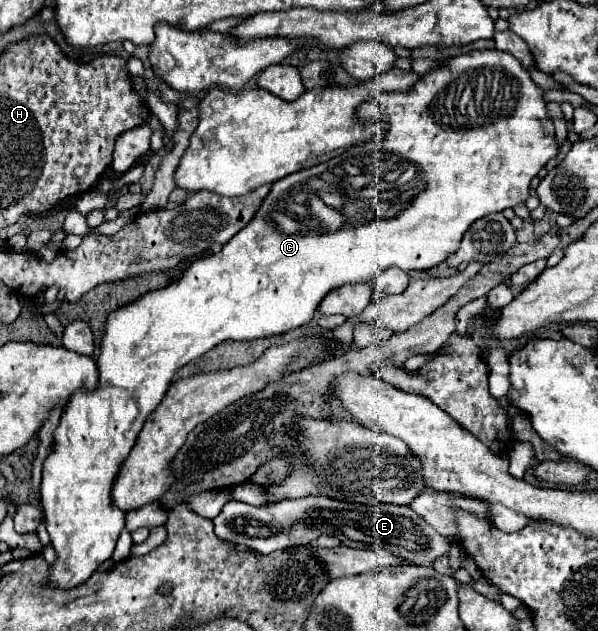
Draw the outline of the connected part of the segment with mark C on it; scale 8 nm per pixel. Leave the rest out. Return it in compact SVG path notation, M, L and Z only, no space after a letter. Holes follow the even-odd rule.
M492 49L492 51L472 51L472 53L466 53L466 55L458 55L458 57L454 57L454 59L448 59L448 61L444 61L444 67L440 67L440 69L436 69L436 71L432 71L432 73L428 73L428 75L424 75L424 77L422 77L422 79L420 79L420 81L418 81L418 85L416 85L416 87L414 87L414 89L410 89L410 91L406 91L406 93L402 93L402 97L404 97L404 101L402 101L402 103L400 103L400 105L398 105L398 107L394 107L394 109L392 109L392 121L390 121L390 125L388 125L388 131L386 131L386 133L384 133L384 137L382 137L382 135L376 135L376 137L374 137L374 139L372 139L372 141L366 141L366 143L362 143L362 145L356 145L356 147L350 147L350 149L348 149L348 151L344 151L344 153L340 153L340 155L338 155L338 157L332 157L332 159L328 159L328 161L324 161L324 163L320 163L320 165L322 165L322 173L320 173L320 175L318 175L318 165L316 165L316 167L312 167L312 169L304 169L304 171L298 171L298 173L292 173L292 175L288 175L288 177L284 177L284 179L280 179L280 181L276 181L276 183L274 183L274 185L272 185L272 189L270 189L270 193L268 193L268 195L266 195L266 199L264 199L264 201L262 201L262 205L260 205L260 209L258 209L258 211L256 211L256 215L254 215L254 217L252 217L252 221L250 221L250 223L248 223L248 225L246 225L246 227L244 227L244 229L242 229L242 231L240 231L240 233L236 233L236 235L234 235L234 237L232 237L232 239L230 239L230 241L228 241L228 243L226 243L226 245L224 245L224 247L222 247L222 249L220 249L220 251L218 251L218 253L216 253L216 255L210 255L210 257L204 257L204 259L196 259L196 261L194 261L194 263L192 263L192 265L190 265L190 267L188 267L188 269L186 269L186 273L184 273L184 275L182 275L182 279L180 279L180 281L176 281L176 283L170 283L170 285L168 285L168 287L164 287L164 289L158 289L158 291L150 291L150 293L146 293L146 295L142 295L142 297L140 297L140 299L138 299L138 301L134 301L134 303L130 303L130 305L124 305L124 307L122 307L122 309L116 309L116 311L114 311L114 313L112 313L112 315L110 315L110 317L108 317L108 323L106 323L106 333L104 333L104 339L102 339L102 345L100 345L100 355L98 355L98 357L96 357L96 363L98 363L98 371L100 371L100 381L98 381L98 389L94 389L94 393L84 393L84 389L82 389L82 393L74 393L74 397L72 397L72 399L70 399L70 405L68 405L68 407L66 407L66 411L64 411L64 415L62 415L62 419L60 419L60 425L58 425L58 429L56 429L56 431L54 431L54 439L56 439L56 447L54 447L54 451L52 451L52 453L50 453L50 455L48 455L48 459L46 459L46 461L44 461L44 469L42 469L42 485L40 485L40 493L42 493L42 497L40 497L40 503L42 503L42 509L44 509L44 517L46 517L46 529L48 529L48 533L50 533L50 539L52 539L52 545L54 545L54 549L56 549L56 553L58 553L58 561L56 561L56 563L54 563L54 565L52 565L52 571L50 571L50 585L58 585L58 587L62 587L62 589L68 589L68 587L74 587L74 585L80 585L80 583L82 583L82 581L84 581L84 579L88 579L88 577L90 577L90 575L92 575L92 573L94 573L94 571L96 571L96 567L98 567L98 565L100 565L100 563L102 563L102 561L106 561L106 559L110 559L110 557L112 557L112 551L114 551L114 547L116 547L116 541L118 541L118 535L120 535L120 531L122 531L122 529L124 529L124 511L120 511L120 509L118 509L118 507L114 507L114 505L112 505L112 499L110 499L110 489L112 489L112 483L114 483L114 477L116 477L116 473L118 473L118 469L120 469L120 465L122 465L122 461L124 461L124 459L126 459L126 457L128 457L128 453L130 453L130 449L132 449L132 447L134 447L134 441L136 441L136 437L138 437L138 433L140 433L140 429L142 429L142 425L144 425L144 421L146 421L146 417L148 417L148 415L150 415L150 413L152 413L152 411L154 411L154 409L156 409L156 405L158 405L158 403L160 403L160 401L162 401L162 397L164 397L164 393L166 393L166 391L168 391L168 385L170 385L170 379L172 379L172 377L174 377L174 373L176 373L176 369L180 369L180 367L182 367L182 365L186 365L186 363L190 363L190 361L192 361L192 359L196 359L196 357L200 357L200 355L204 355L204 353L206 353L206 351L210 351L210 349L212 349L212 347L216 347L216 345L218 345L218 343L222 343L222 341L252 341L252 339L260 339L260 337L270 337L270 335L280 335L280 333L286 333L286 331L292 331L292 329L296 329L296 327L302 327L302 325L308 325L308 323L310 323L310 321L312 321L312 317L314 317L314 311L316 311L316 309L318 309L318 305L320 305L320 303L322 303L322 299L324 299L324 297L326 297L326 295L328 295L328 293L330 293L330 291L334 291L334 289L338 289L338 287L342 287L342 285L352 285L352 283L366 283L366 281L374 281L374 277L378 277L378 275L380 275L380 273L384 273L384 271L386 271L386 269L388 269L388 267L400 267L400 269L402 269L402 271L406 271L406 273L410 273L410 271L426 271L426 269L432 269L432 267L436 267L436 265L440 265L440 263L442 263L442 261L444 261L444 259L446 259L446 257L448 257L448 255L452 255L452 253L454 253L454 251L456 251L456 249L458 249L458 245L460 245L460 239L462 239L462 235L464 235L464 233L466 233L466 231L468 231L468 227L470 227L470 225L472 225L472 223L474 223L474 221L476 221L476 219L480 219L480 217L484 217L484 215L486 215L486 213L496 213L496 211L504 211L504 209L506 209L506 207L516 207L516 205L520 205L520 203L524 203L524 201L526 201L526 197L528 197L528 191L530 191L530 181L532 181L532 177L534 177L534 175L538 175L538 171L540 171L540 169L542 169L542 167L544 167L544 165L546 165L546 163L548 163L548 161L550 161L550 159L552 159L552 157L556 157L556 153L558 153L558 145L556 145L556 137L554 137L554 125L552 125L552 121L550 121L550 117L548 117L548 111L546 111L546 101L544 101L544 97L542 97L542 89L540 89L540 87L538 87L538 85L536 85L536 83L534 83L534 81L532 81L532 79L530 79L530 75L528 75L528 71L526 71L526 69L522 69L522 65L520 65L520 63L518 63L518 59L516 59L516 57L512 57L512 55L510 55L510 53L502 53L502 51L496 51L496 49ZM310 179L312 179L312 181L318 181L318 183L320 183L320 189L322 189L322 191L324 191L324 193L338 193L338 195L342 195L342 197L344 197L344 203L342 203L342 205L340 205L340 207L338 207L338 209L332 209L332 207L328 207L328 205L326 205L326 203L324 203L324 201L322 201L322 199L320 199L320 197L318 197L318 193L314 193L314 191L310 191L310 187L308 187L308 181L310 181Z

